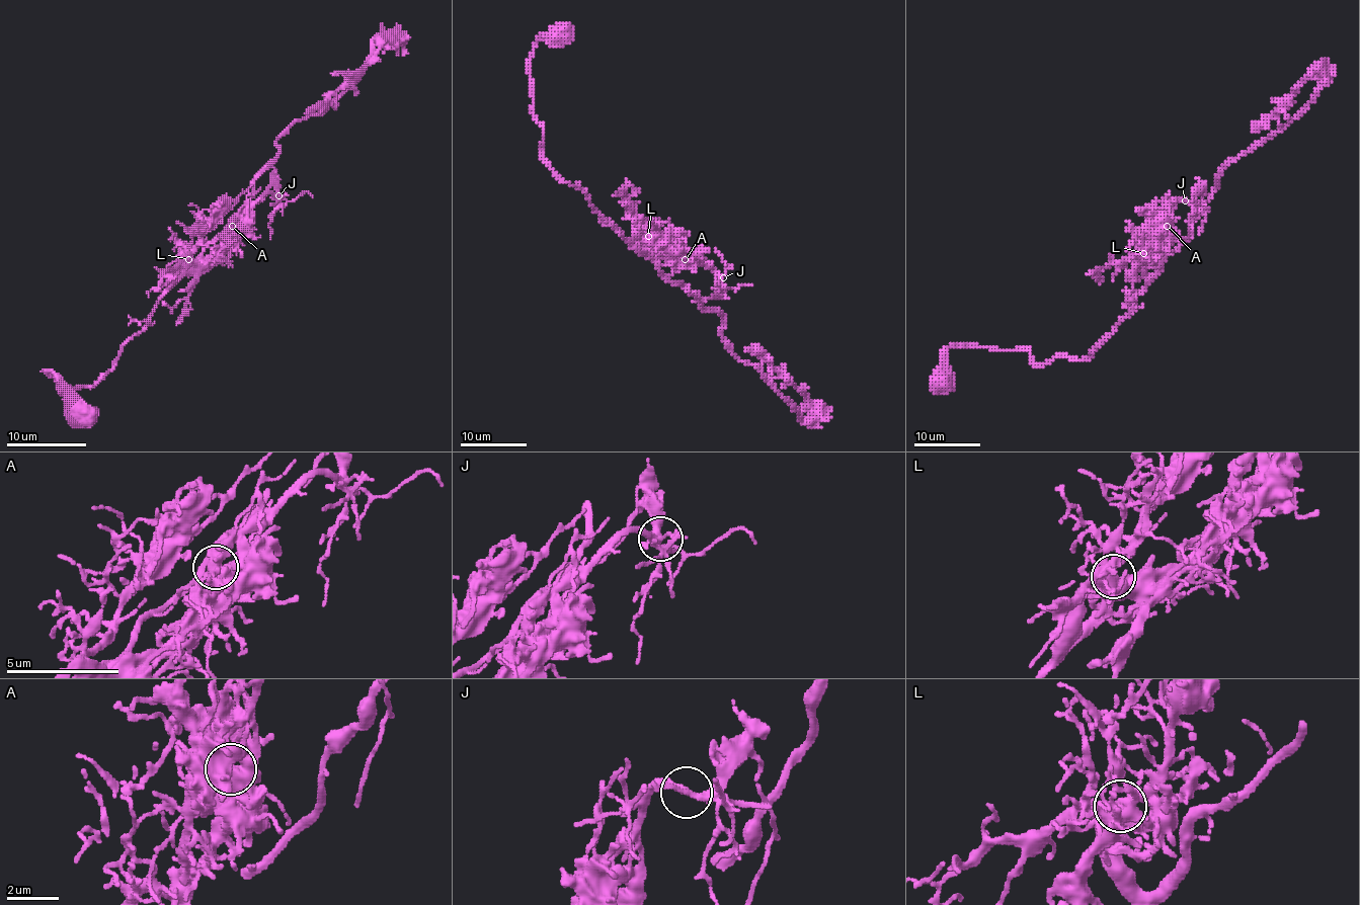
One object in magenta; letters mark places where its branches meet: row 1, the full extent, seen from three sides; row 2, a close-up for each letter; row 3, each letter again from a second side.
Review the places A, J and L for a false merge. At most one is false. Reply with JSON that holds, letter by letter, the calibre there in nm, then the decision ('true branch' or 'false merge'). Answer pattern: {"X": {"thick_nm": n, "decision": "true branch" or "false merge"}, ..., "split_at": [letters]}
{"A": {"thick_nm": 550, "decision": "false merge"}, "J": {"thick_nm": 240, "decision": "true branch"}, "L": {"thick_nm": 440, "decision": "true branch"}, "split_at": ["A"]}

